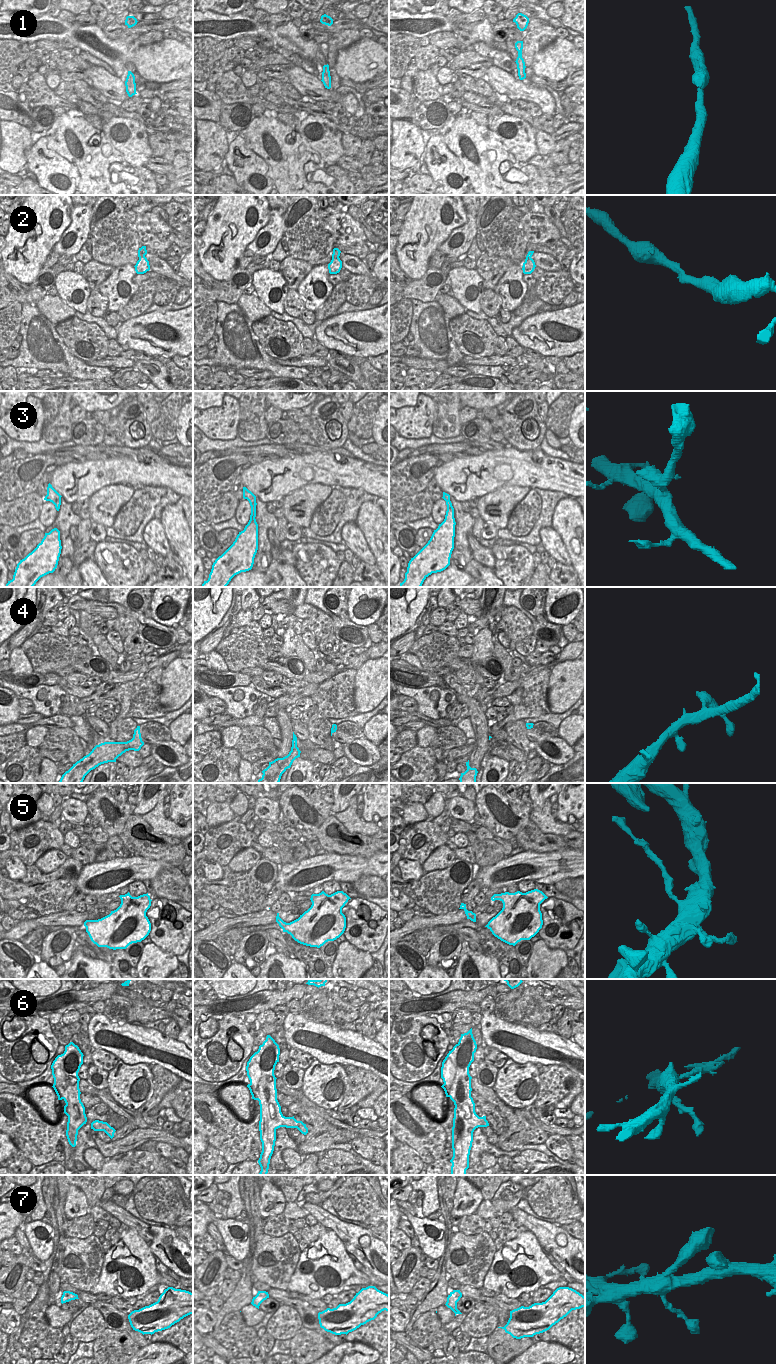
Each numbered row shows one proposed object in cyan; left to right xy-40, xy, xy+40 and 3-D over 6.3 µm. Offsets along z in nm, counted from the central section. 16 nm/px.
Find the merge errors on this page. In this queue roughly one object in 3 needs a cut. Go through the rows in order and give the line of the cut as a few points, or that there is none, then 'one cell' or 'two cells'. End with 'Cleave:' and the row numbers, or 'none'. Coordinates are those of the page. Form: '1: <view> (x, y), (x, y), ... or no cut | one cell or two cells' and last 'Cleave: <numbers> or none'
1: no cut | one cell
2: no cut | one cell
3: no cut | one cell
4: no cut | one cell
5: xy (280, 918), (277, 922) | two cells
6: xy (291, 1117), (285, 1126) | two cells
7: no cut | one cell
Cleave: 5, 6

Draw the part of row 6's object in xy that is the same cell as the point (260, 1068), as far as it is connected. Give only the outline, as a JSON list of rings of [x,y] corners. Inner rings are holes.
[[[267,1035],[266,1040],[259,1046],[247,1062],[246,1071],[250,1083],[252,1099],[260,1105],[259,1131],[262,1142],[262,1152],[258,1163],[261,1167],[259,1175],[267,1175],[270,1159],[274,1151],[276,1130],[286,1127],[291,1117],[285,1117],[277,1100],[276,1077],[274,1070],[279,1062],[280,1048],[275,1040]]]

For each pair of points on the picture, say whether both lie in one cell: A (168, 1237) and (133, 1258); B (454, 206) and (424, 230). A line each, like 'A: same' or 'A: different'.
A: different
B: same

